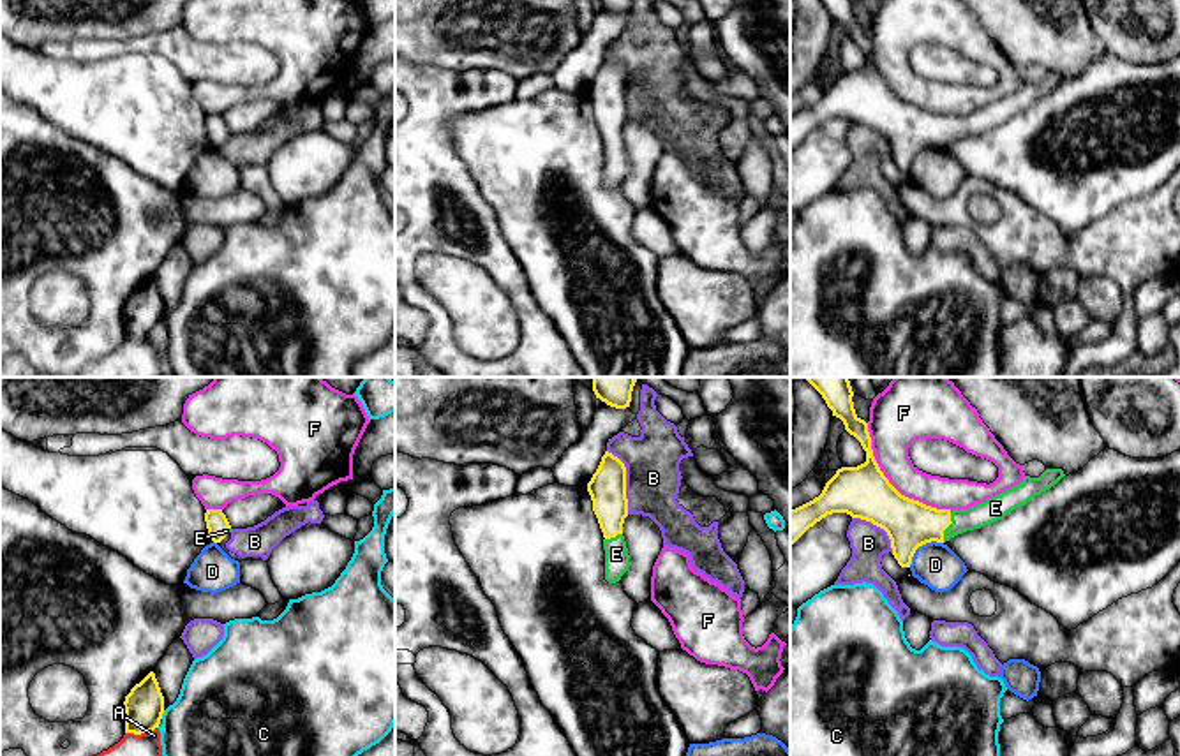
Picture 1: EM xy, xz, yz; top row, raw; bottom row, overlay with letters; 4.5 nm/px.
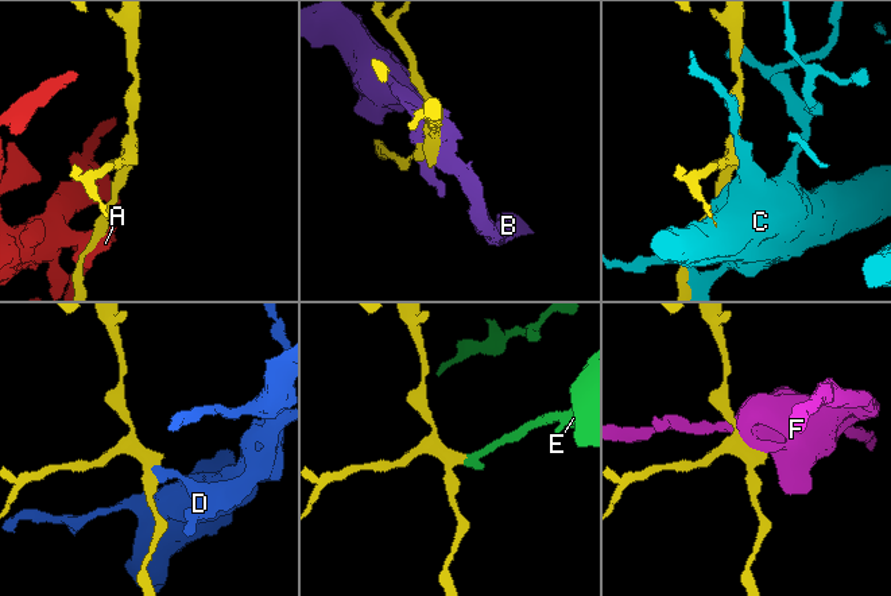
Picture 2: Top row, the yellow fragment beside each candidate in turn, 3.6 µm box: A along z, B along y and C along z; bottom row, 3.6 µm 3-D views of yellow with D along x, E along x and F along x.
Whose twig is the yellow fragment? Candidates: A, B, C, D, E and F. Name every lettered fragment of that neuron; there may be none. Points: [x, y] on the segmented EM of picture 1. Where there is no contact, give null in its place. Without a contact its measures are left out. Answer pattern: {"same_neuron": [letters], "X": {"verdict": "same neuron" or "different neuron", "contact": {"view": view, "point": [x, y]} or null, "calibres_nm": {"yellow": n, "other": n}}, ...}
{"same_neuron": ["E"], "A": {"verdict": "different neuron", "contact": {"view": "xy", "point": [140, 733]}, "calibres_nm": {"yellow": 180, "other": 110}}, "B": {"verdict": "different neuron", "contact": {"view": "xz", "point": [625, 481]}, "calibres_nm": {"yellow": 170, "other": 260}}, "C": {"verdict": "different neuron", "contact": {"view": "xy", "point": [163, 712]}, "calibres_nm": {"yellow": 180, "other": 400}}, "D": {"verdict": "different neuron", "contact": {"view": "yz", "point": [921, 545]}, "calibres_nm": {"yellow": 220, "other": 200}}, "E": {"verdict": "same neuron", "contact": {"view": "yz", "point": [949, 524]}, "calibres_nm": {"yellow": 220, "other": 110}}, "F": {"verdict": "different neuron", "contact": {"view": "yz", "point": [889, 483]}, "calibres_nm": {"yellow": 240, "other": 220}}}

